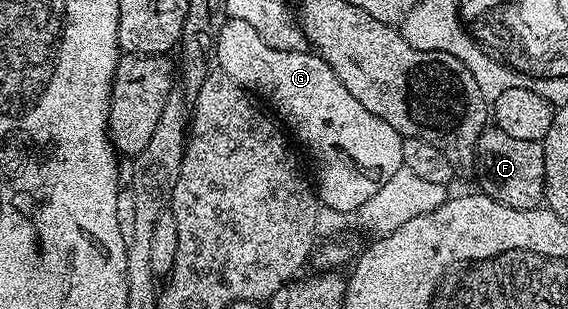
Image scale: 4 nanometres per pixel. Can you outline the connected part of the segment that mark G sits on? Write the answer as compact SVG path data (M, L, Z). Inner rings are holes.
M228 18L222 24L222 32L218 32L216 37L214 62L243 90L251 92L257 99L265 98L276 109L275 117L289 131L292 129L296 133L297 140L308 149L309 156L316 161L314 189L323 205L334 208L339 214L351 215L359 211L362 204L366 204L366 200L370 200L370 196L374 196L374 192L378 192L378 188L386 184L386 180L399 175L404 165L402 160L404 138L397 130L390 128L386 120L374 116L374 112L366 112L366 108L362 108L362 104L358 104L358 100L350 96L346 84L338 80L334 68L330 68L330 64L326 64L326 60L322 60L319 54L309 52L307 49L270 48L270 44L266 44L266 40L258 36L258 31L251 24L246 24L246 20Z

